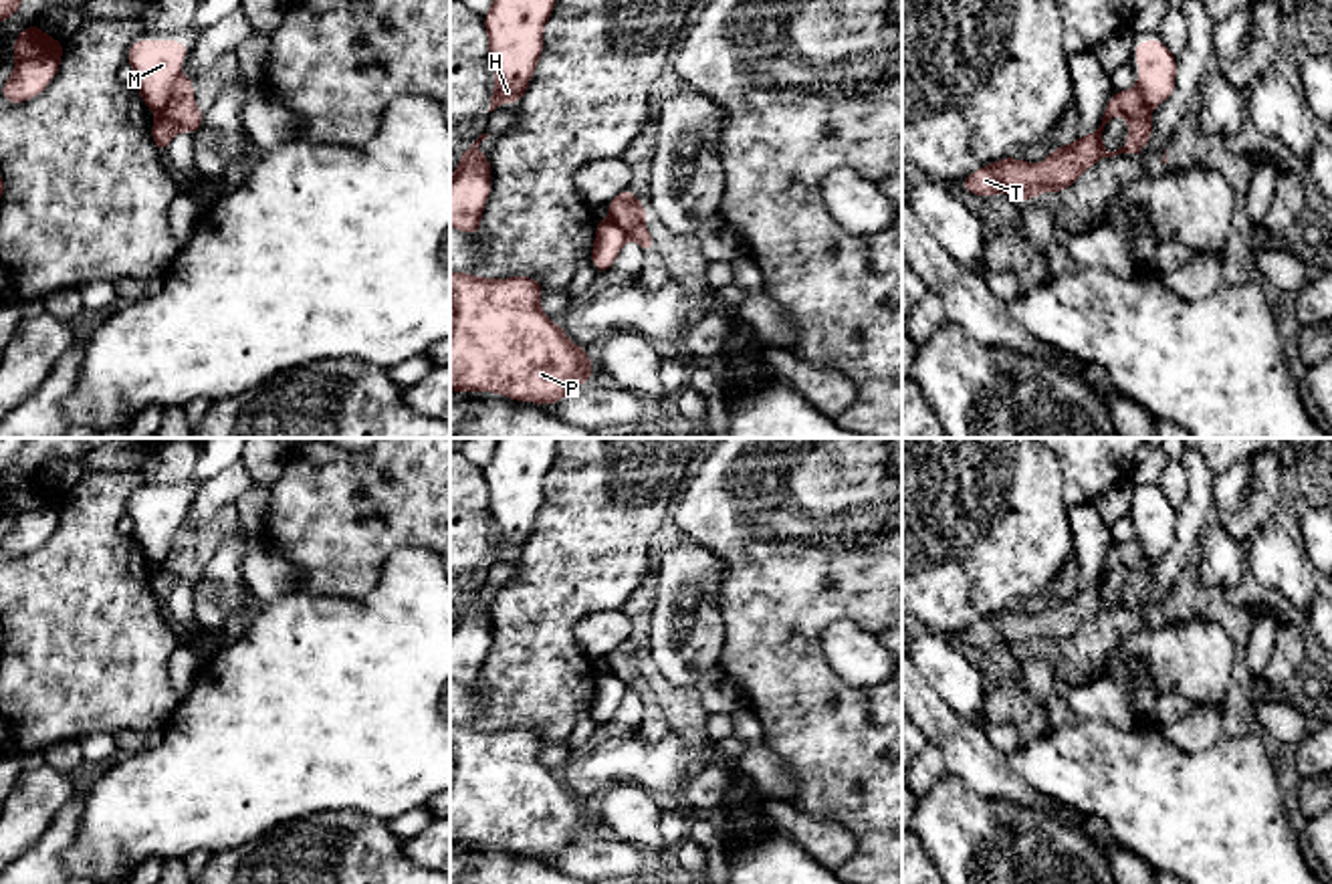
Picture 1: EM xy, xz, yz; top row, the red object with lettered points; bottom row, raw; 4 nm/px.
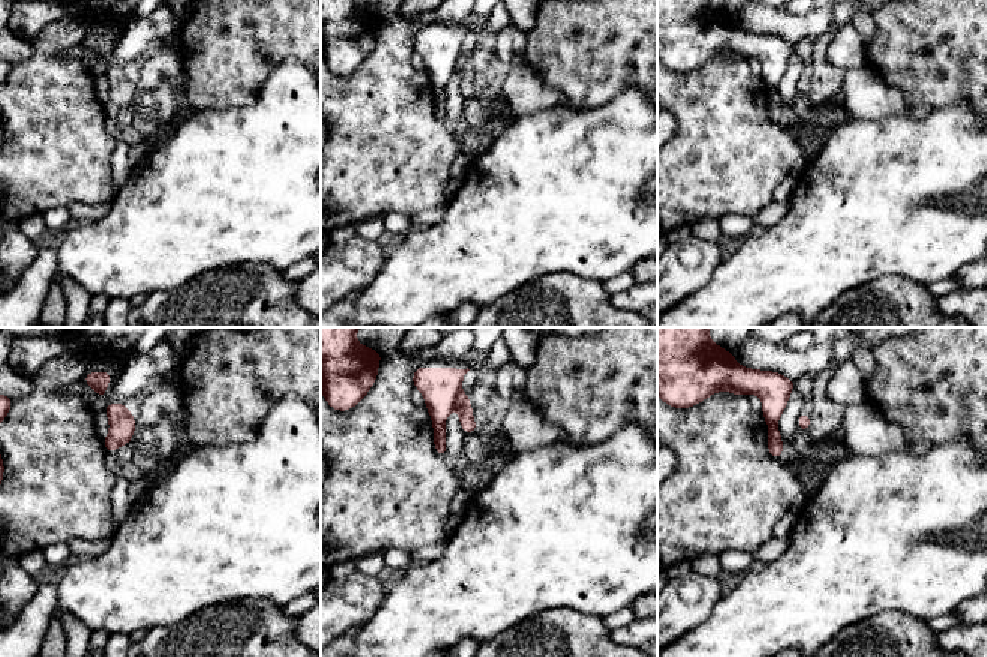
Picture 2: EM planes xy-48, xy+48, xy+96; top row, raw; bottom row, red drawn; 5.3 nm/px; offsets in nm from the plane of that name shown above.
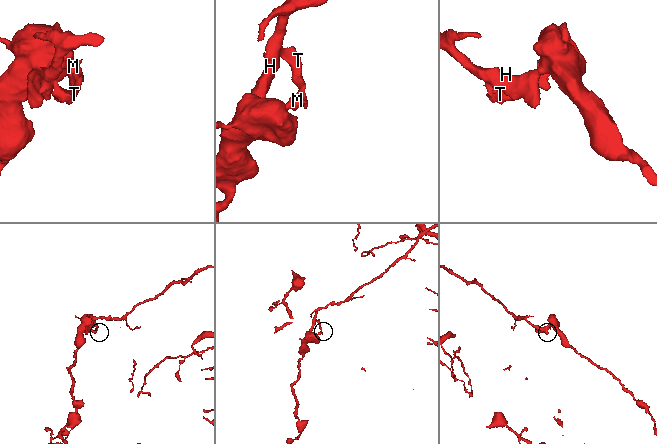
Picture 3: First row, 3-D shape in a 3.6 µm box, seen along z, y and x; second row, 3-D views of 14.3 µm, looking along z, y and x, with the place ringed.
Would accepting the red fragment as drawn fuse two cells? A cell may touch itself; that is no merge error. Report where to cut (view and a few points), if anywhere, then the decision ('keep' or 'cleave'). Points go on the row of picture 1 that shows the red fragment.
cut xy (182, 77), (160, 116); cleave

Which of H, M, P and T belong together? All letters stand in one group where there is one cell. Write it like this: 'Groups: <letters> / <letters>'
Groups: H M P / T

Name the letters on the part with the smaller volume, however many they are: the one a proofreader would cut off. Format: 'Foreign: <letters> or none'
Foreign: T

